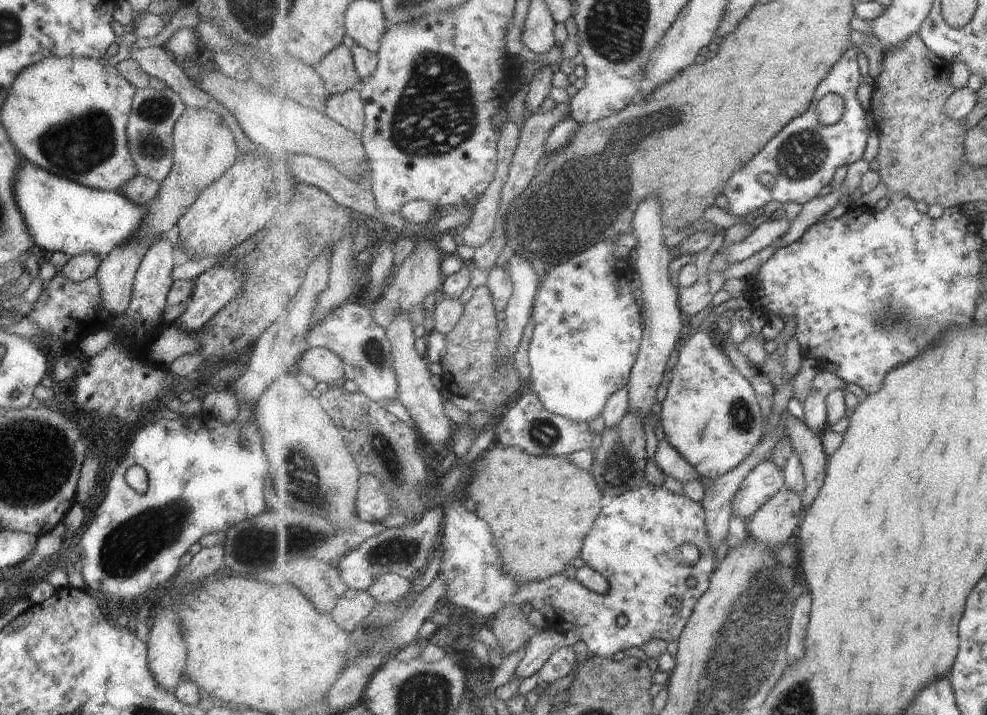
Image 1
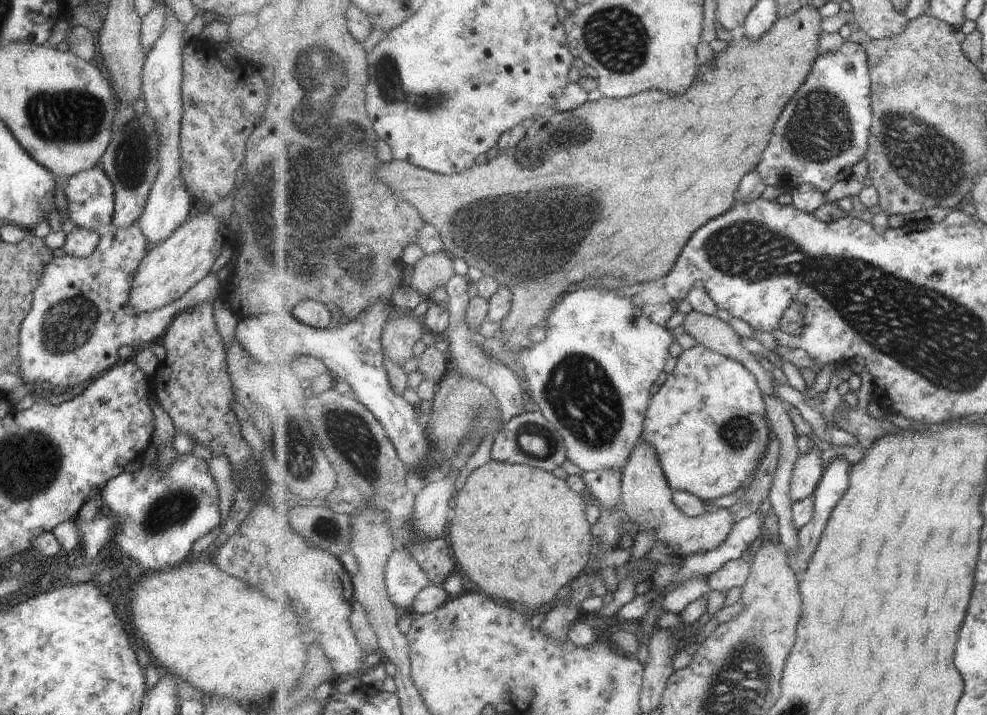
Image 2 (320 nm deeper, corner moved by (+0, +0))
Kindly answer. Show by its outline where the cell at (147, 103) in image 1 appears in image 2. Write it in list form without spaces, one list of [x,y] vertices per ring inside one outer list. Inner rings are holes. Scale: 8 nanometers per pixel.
[[[147,110],[138,118],[133,116],[111,136],[98,165],[113,186],[115,210],[111,225],[129,228],[131,224],[137,223],[159,170],[159,136]]]

